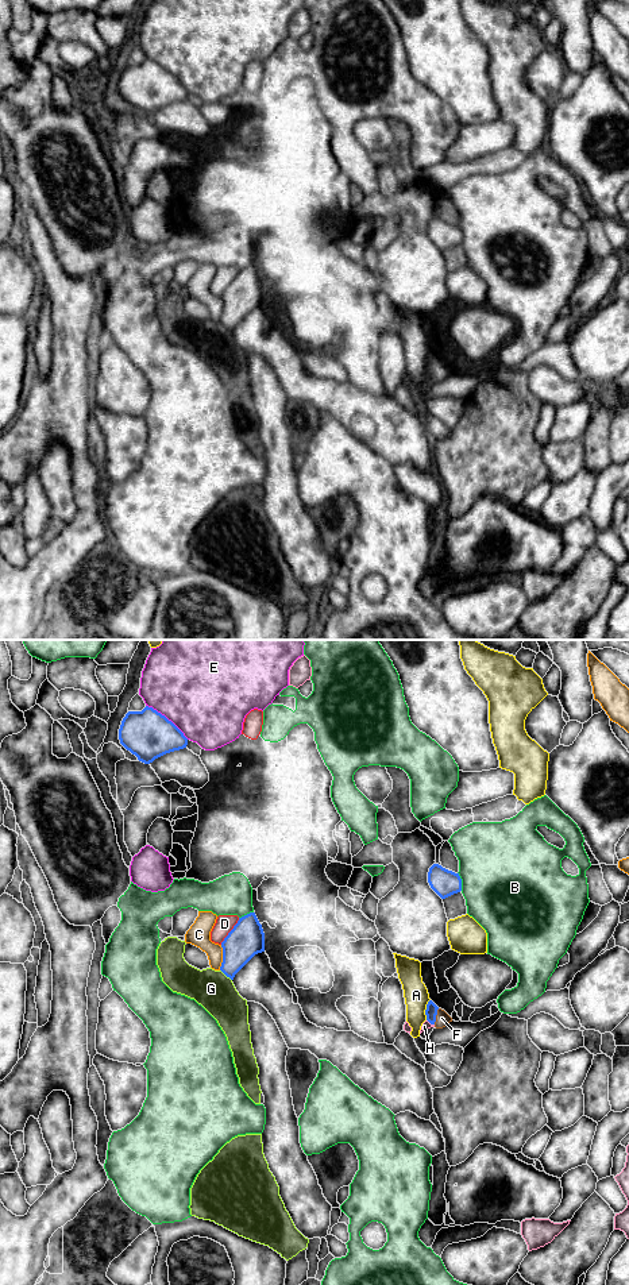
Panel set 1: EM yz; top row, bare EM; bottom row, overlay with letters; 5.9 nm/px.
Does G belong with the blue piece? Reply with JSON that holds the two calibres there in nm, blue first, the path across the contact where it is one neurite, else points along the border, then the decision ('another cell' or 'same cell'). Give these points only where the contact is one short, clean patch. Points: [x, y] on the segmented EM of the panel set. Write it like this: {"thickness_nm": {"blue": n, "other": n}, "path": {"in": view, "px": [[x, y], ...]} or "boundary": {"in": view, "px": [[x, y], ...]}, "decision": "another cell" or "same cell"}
{"thickness_nm": {"blue": 200, "other": 220}, "boundary": {"in": "yz", "px": [[220, 969], [231, 980]]}, "decision": "another cell"}

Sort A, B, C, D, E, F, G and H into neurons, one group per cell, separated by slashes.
A / B / C / D / E / F / G / H

